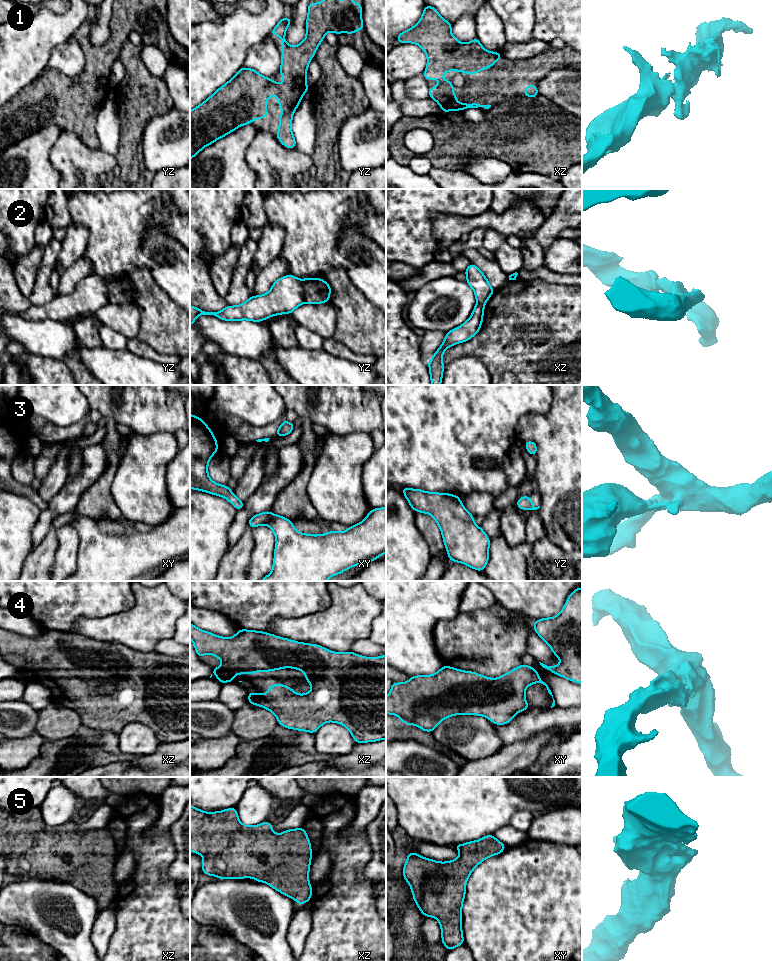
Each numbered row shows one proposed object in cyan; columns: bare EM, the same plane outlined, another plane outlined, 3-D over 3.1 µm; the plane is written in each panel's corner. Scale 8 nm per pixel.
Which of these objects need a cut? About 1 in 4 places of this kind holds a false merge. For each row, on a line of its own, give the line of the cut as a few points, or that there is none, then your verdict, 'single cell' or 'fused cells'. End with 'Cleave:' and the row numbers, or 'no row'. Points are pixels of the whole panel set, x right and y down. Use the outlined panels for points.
1: cut none; single cell
2: cut yz (301, 280), (305, 301); fused cells
3: cut none; single cell
4: cut none; single cell
5: cut none; single cell
Cleave: 2

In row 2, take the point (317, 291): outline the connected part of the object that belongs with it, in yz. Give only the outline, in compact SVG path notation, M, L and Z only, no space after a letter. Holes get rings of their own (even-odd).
M305 278L302 283L306 303L317 305L329 301L331 287L322 278Z

